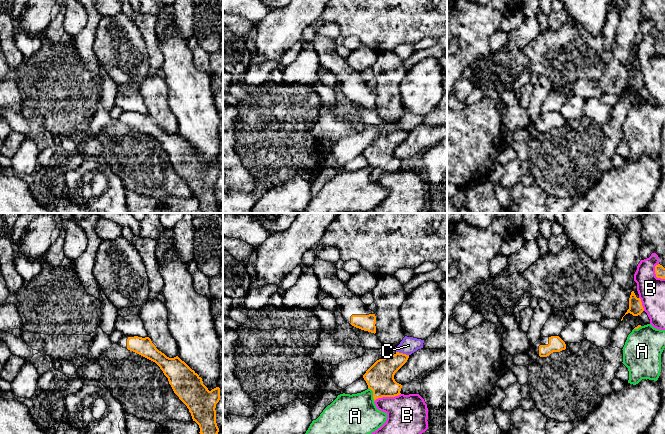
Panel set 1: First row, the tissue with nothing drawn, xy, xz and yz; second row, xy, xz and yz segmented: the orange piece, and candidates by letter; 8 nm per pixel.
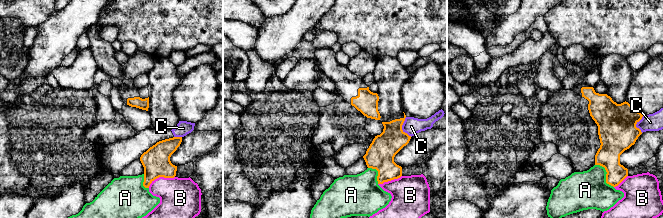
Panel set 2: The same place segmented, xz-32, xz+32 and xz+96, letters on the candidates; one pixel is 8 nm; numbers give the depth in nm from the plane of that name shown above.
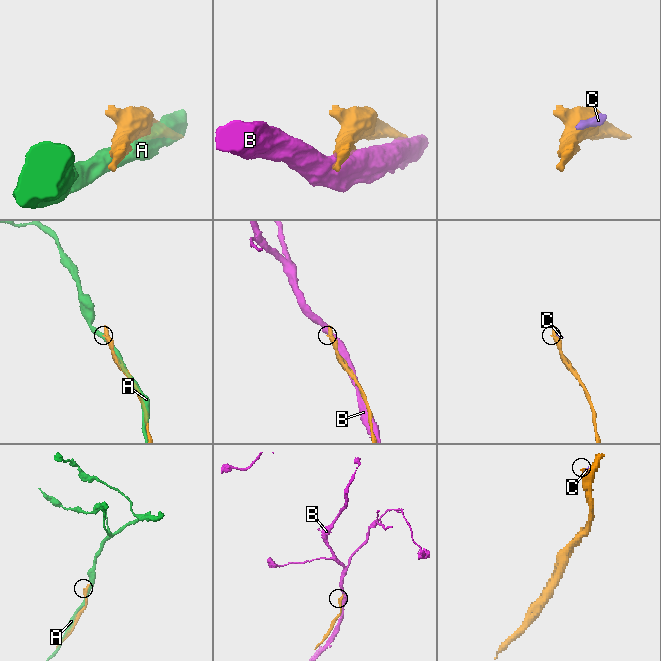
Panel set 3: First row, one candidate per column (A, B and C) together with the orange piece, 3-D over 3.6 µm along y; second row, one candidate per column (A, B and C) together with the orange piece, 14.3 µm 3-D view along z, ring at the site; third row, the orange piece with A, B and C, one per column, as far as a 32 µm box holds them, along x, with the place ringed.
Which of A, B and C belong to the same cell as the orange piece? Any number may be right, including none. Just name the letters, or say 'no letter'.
no letter

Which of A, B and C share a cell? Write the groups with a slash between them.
A / B / C

